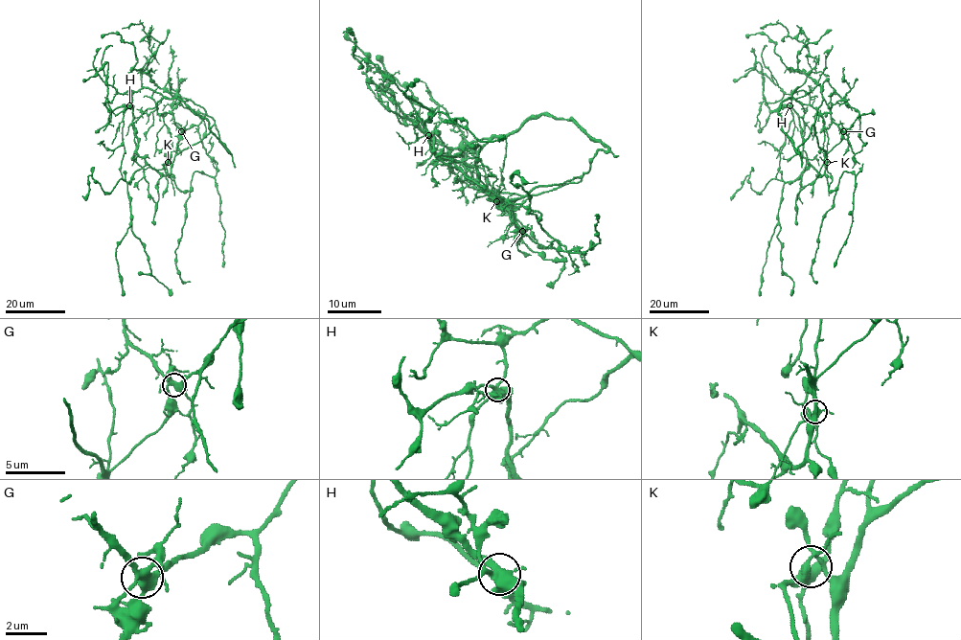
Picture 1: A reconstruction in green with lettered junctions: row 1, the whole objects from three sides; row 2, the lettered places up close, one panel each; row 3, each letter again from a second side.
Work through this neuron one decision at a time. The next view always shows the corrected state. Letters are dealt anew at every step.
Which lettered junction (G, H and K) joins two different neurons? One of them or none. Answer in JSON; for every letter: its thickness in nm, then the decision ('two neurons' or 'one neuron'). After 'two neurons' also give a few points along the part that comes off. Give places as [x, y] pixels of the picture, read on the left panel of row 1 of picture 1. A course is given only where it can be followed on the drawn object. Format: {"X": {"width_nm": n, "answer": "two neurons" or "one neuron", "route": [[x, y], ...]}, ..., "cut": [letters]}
{"G": {"width_nm": 400, "answer": "one neuron"}, "H": {"width_nm": 460, "answer": "one neuron"}, "K": {"width_nm": 420, "answer": "one neuron"}, "cut": []}

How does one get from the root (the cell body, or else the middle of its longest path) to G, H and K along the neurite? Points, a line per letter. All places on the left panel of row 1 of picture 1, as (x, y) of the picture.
G: (171, 134), (164, 121), (164, 113), (172, 115), (174, 124), (181, 131)
H: (171, 134), (164, 117), (157, 112), (157, 102), (163, 97), (160, 94), (141, 88), (132, 93), (129, 106)
K: (171, 134), (171, 151), (168, 162)

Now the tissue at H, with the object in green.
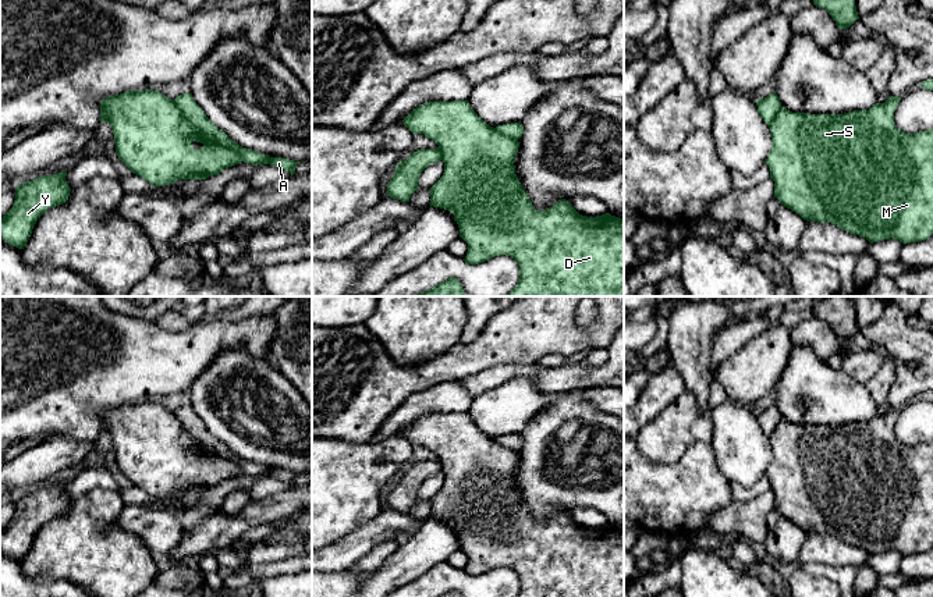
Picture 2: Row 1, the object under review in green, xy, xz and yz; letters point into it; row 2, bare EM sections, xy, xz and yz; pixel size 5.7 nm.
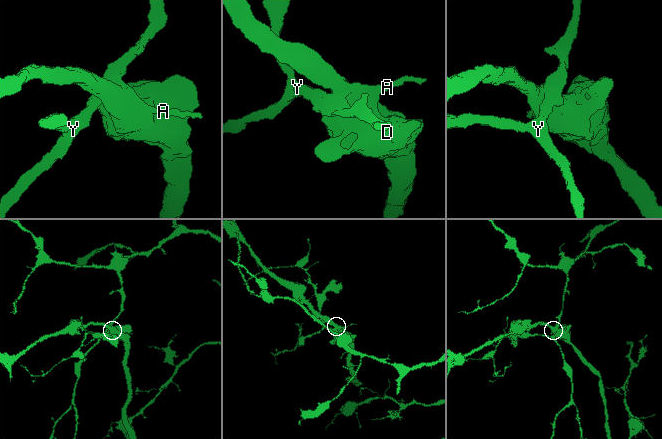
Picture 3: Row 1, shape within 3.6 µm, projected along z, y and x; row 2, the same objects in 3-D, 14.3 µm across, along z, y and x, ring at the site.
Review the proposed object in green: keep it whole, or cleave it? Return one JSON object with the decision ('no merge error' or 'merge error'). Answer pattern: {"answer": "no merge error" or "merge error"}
{"answer": "no merge error"}

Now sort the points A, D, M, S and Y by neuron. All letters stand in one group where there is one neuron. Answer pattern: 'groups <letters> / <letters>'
groups A D M S Y

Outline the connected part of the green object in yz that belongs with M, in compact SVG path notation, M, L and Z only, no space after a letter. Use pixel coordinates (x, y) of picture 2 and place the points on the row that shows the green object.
M774 92L759 99L758 111L771 134L771 149L765 163L774 181L774 198L806 221L831 223L870 244L890 238L902 244L927 239L933 234L933 128L916 134L901 131L894 122L900 100L890 96L869 110L808 114L784 109Z

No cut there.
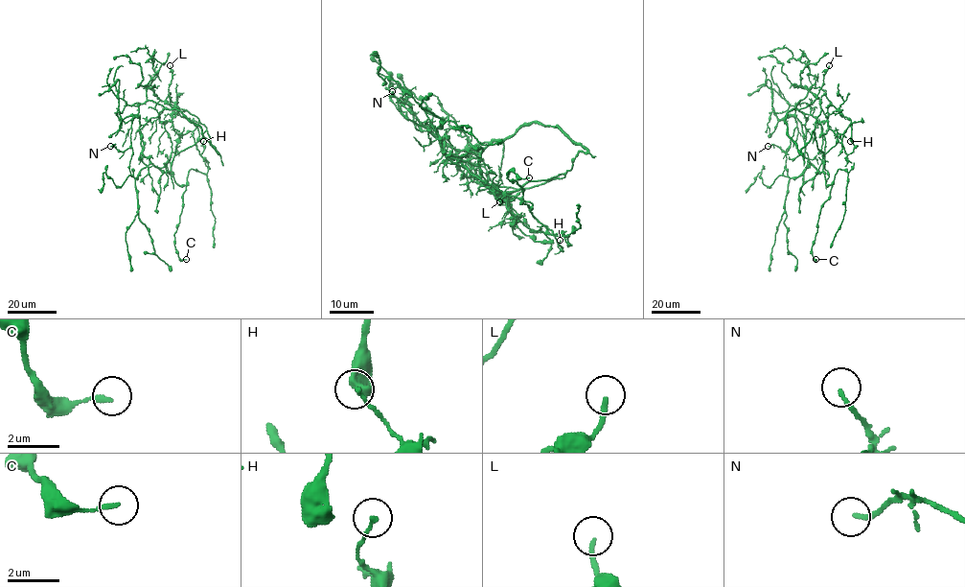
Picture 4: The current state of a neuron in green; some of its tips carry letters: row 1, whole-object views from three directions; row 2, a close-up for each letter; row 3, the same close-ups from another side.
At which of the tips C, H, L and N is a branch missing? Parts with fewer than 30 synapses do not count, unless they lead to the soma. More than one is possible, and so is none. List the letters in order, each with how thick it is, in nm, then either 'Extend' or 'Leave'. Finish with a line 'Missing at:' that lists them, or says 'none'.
C: Thickness 170 nm. Leave
H: Thickness 120 nm. Leave
L: Thickness 160 nm. Leave
N: Thickness 170 nm. Leave
Missing at: none

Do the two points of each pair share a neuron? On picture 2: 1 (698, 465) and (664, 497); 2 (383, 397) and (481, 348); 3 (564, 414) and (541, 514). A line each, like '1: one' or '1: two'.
1: one
2: one
3: one

